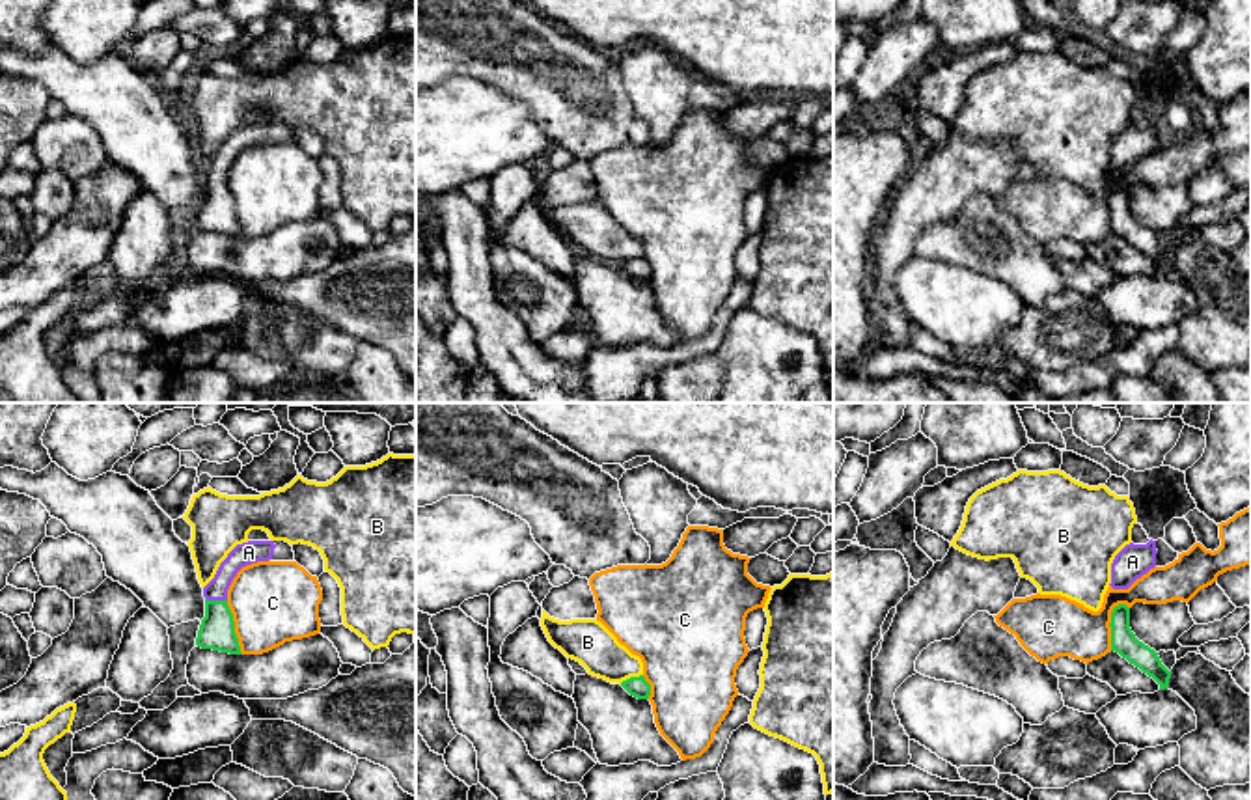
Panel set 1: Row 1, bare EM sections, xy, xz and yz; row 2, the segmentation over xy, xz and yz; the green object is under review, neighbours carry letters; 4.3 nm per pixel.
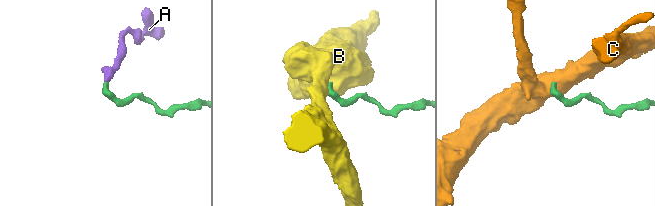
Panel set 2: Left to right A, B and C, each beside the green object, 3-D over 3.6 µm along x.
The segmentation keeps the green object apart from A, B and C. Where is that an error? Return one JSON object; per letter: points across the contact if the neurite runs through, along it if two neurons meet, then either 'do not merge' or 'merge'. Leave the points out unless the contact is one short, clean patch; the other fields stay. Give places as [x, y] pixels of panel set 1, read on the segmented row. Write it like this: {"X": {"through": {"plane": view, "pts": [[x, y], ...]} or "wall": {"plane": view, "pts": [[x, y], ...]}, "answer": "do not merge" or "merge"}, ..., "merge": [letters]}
{"A": {"answer": "merge"}, "B": {"answer": "do not merge"}, "C": {"answer": "do not merge"}, "merge": ["A"]}

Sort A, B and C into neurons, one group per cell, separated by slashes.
A / B / C

